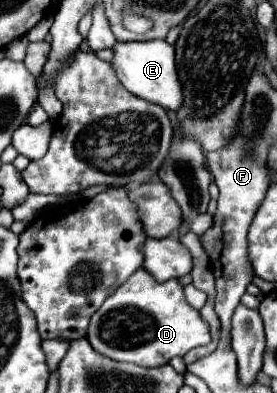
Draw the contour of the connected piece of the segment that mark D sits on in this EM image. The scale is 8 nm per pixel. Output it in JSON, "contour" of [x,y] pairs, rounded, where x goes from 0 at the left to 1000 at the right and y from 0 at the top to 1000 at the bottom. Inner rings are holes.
{"contour":[[[495,684],[329,807],[314,863],[336,888],[408,919],[574,934],[639,903],[661,908],[675,893],[747,878],[762,852],[755,827],[726,812],[718,791],[675,771],[661,725],[639,710],[567,720],[552,705],[538,705],[538,695],[523,695],[523,684]]]}

